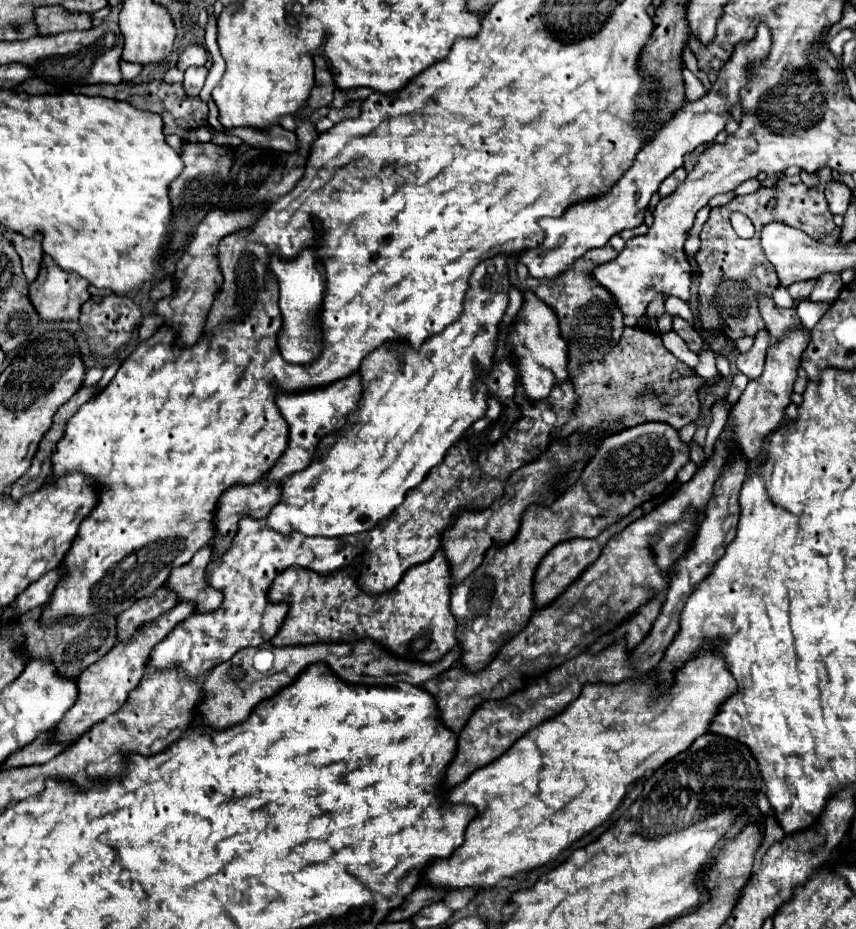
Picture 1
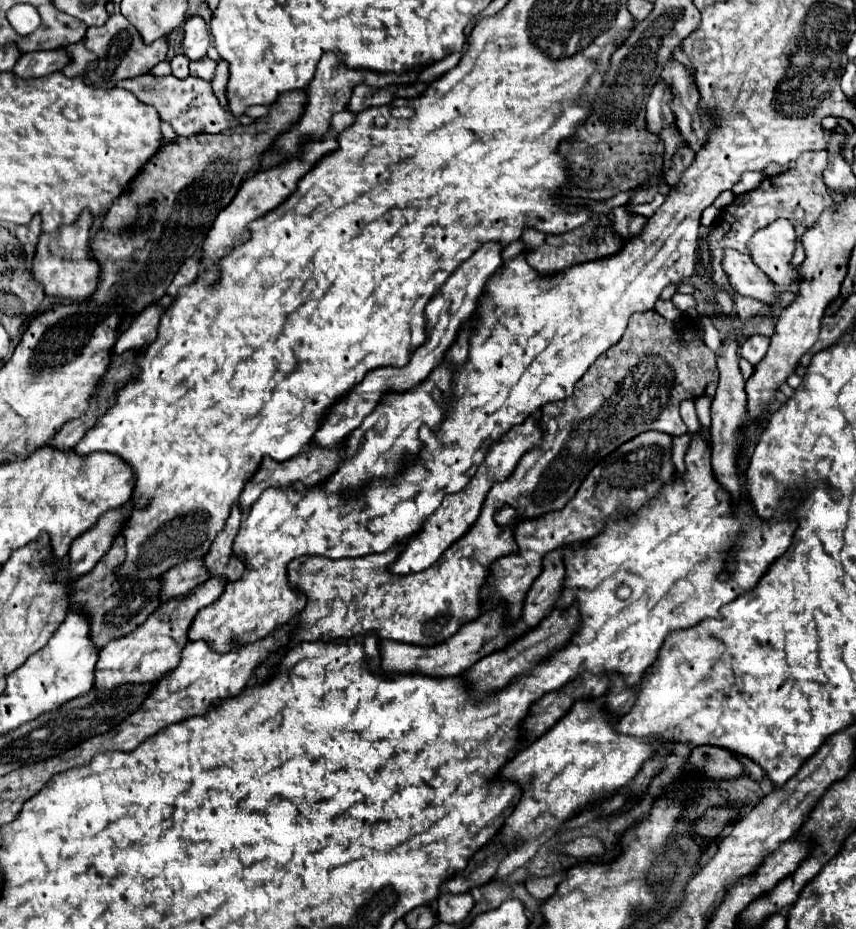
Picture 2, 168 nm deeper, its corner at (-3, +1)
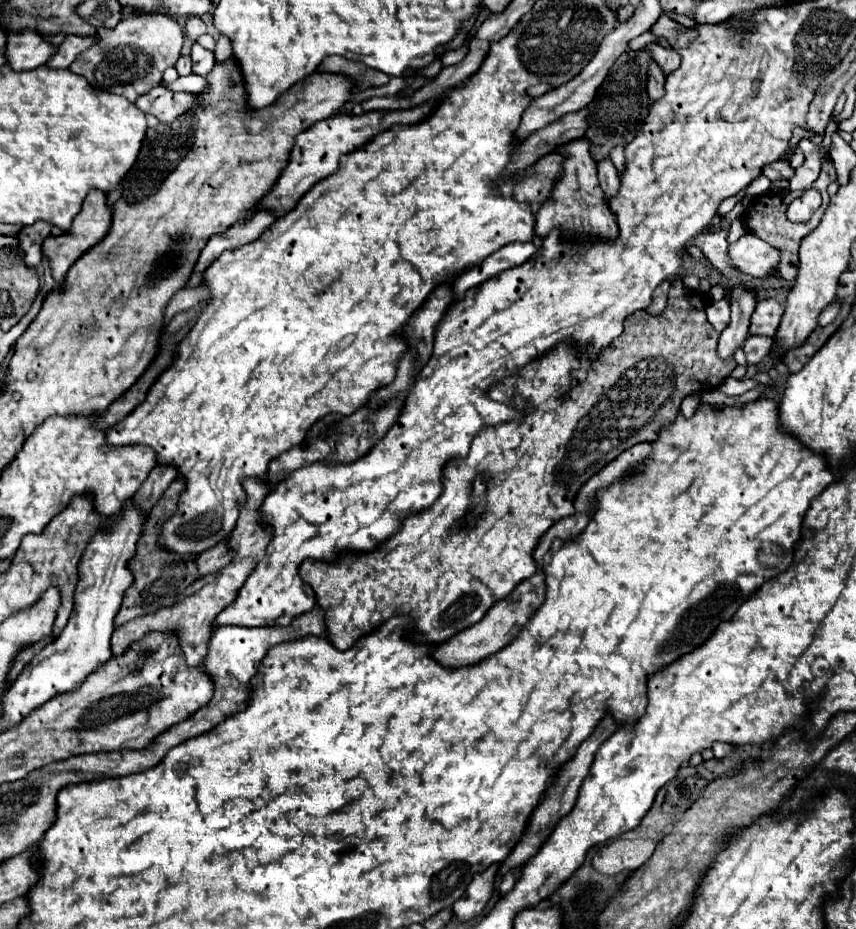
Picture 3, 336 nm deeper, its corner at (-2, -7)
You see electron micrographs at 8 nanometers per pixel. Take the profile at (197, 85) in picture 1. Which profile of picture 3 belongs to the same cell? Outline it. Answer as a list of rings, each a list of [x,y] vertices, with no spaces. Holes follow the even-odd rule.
[[[198,43],[192,45],[192,55],[190,57],[192,57],[192,73],[196,73],[196,75],[208,75],[212,71],[214,63],[216,63],[214,53],[204,49]]]

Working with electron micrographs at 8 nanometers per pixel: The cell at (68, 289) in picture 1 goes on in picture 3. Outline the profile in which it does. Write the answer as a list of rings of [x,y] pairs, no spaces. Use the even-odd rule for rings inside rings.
[[[90,191],[88,197],[84,199],[82,211],[78,213],[78,217],[72,223],[70,231],[66,231],[64,235],[58,235],[58,237],[44,239],[44,243],[42,243],[42,255],[48,259],[48,265],[50,265],[50,271],[52,271],[52,277],[56,281],[56,285],[62,285],[64,279],[66,279],[66,273],[72,267],[72,263],[84,251],[88,251],[92,245],[96,245],[108,233],[110,223],[112,223],[112,211],[106,207],[106,195],[102,191]]]

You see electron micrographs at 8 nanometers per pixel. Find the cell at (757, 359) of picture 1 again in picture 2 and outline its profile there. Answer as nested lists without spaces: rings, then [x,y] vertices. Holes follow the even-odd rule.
[[[751,335],[741,345],[741,357],[745,357],[749,363],[757,365],[765,357],[767,347],[769,347],[769,337],[765,337],[765,335]]]

